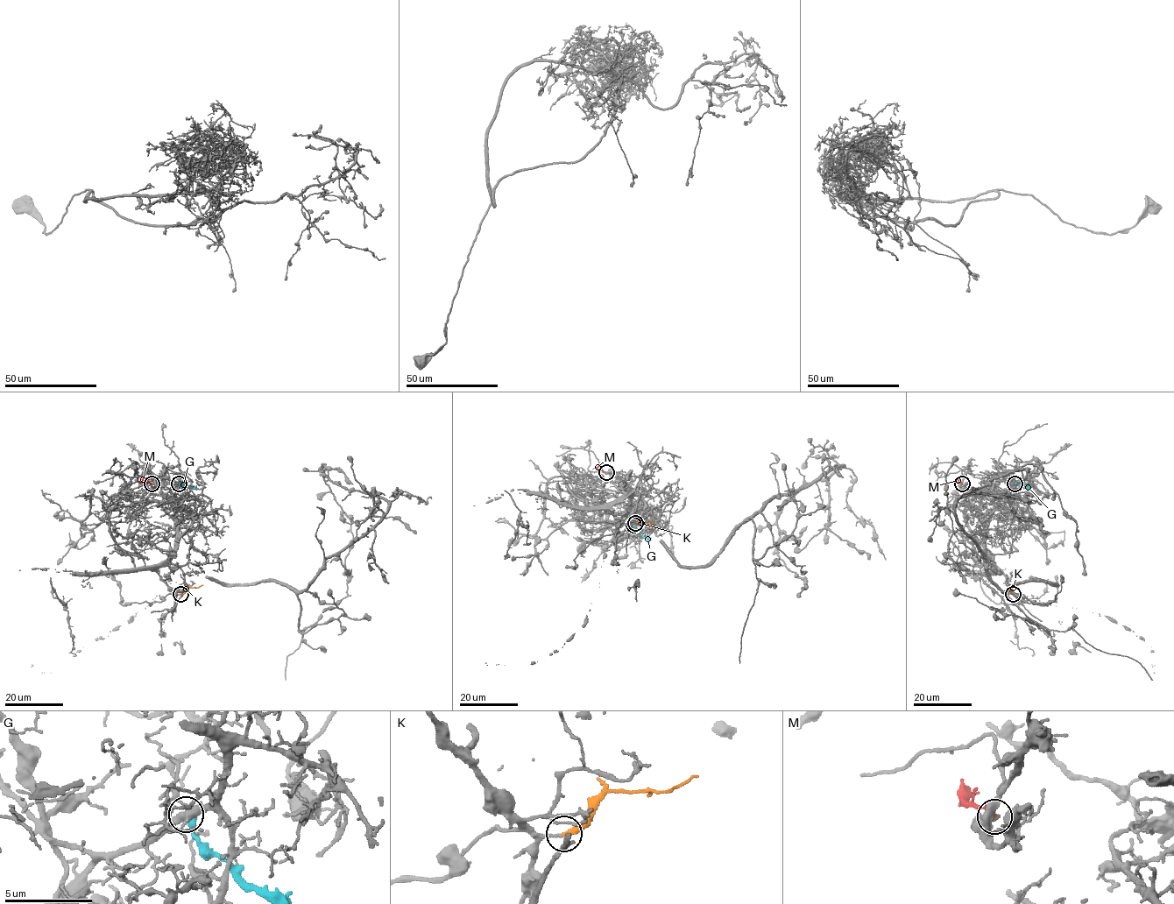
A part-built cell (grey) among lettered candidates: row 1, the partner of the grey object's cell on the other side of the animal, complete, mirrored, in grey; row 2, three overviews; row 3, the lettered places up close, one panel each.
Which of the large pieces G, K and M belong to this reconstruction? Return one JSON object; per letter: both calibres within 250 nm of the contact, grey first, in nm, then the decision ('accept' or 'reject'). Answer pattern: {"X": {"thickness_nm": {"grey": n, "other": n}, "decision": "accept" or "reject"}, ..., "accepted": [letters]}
{"G": {"thickness_nm": {"grey": 180, "other": 550}, "decision": "reject"}, "K": {"thickness_nm": {"grey": 170, "other": 320}, "decision": "accept"}, "M": {"thickness_nm": {"grey": 200, "other": 160}, "decision": "reject"}, "accepted": ["K"]}

